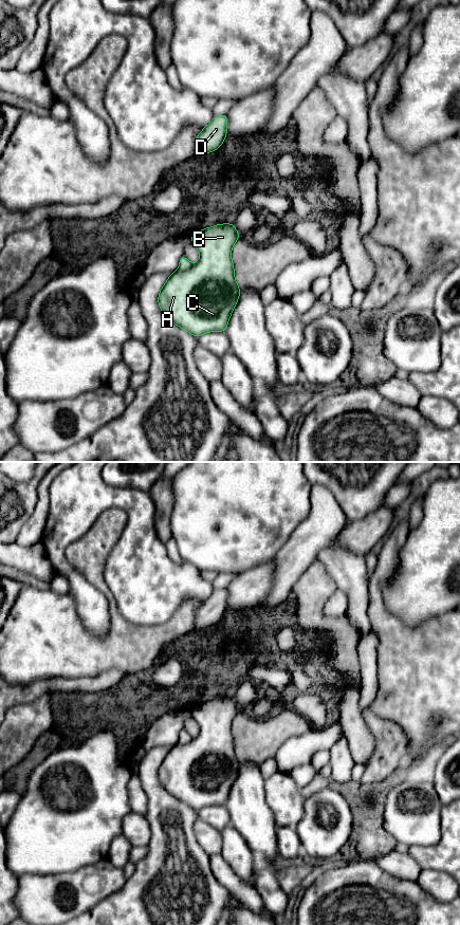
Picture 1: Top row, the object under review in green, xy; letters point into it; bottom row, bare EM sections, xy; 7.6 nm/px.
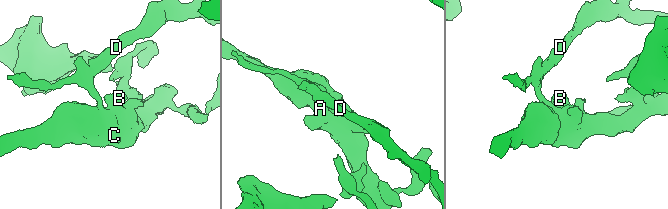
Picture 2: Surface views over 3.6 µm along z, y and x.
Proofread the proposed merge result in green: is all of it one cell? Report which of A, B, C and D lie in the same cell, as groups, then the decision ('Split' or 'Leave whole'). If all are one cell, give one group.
Groups: A B C / D. Split

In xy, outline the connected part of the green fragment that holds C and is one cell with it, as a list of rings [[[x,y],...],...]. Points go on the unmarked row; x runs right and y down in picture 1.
[[[223,697],[199,704],[190,709],[191,717],[199,724],[200,732],[186,744],[169,748],[160,762],[160,783],[171,796],[195,811],[209,806],[224,806],[238,776],[241,762],[235,753],[232,723],[241,709],[234,698]]]

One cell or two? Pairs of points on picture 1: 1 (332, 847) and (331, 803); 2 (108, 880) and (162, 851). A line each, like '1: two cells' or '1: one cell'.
1: one cell
2: two cells

